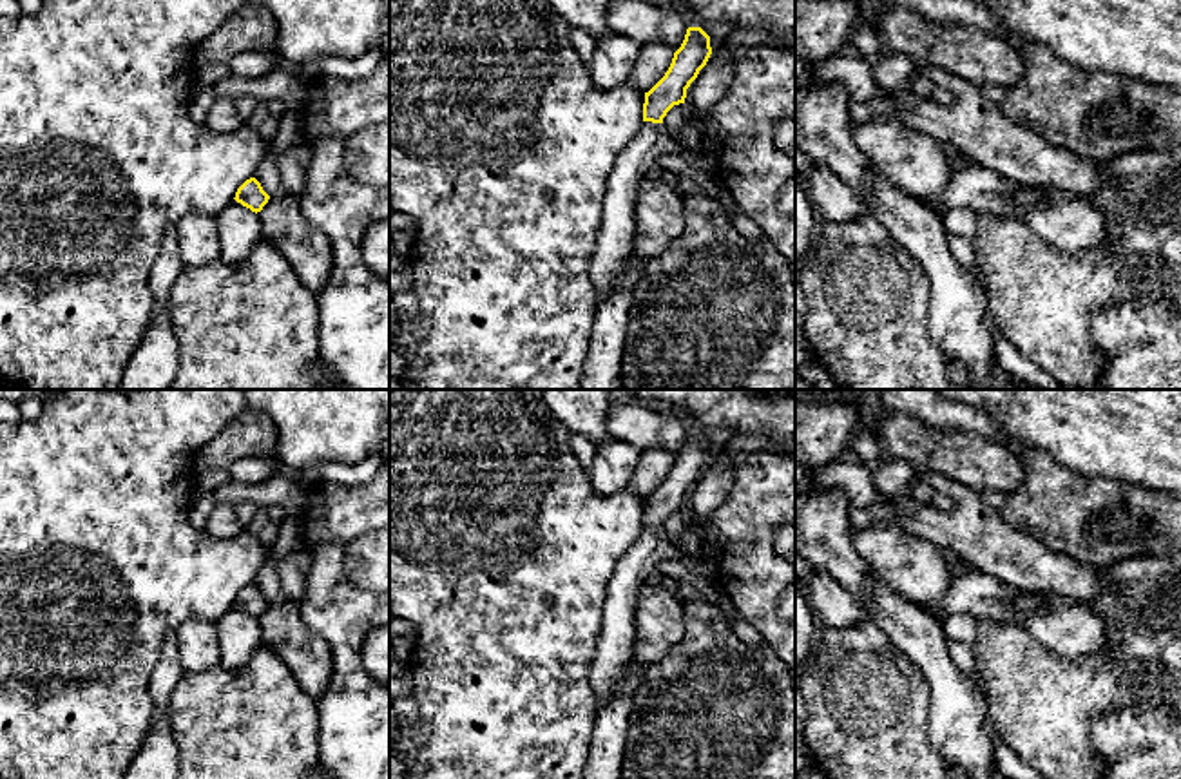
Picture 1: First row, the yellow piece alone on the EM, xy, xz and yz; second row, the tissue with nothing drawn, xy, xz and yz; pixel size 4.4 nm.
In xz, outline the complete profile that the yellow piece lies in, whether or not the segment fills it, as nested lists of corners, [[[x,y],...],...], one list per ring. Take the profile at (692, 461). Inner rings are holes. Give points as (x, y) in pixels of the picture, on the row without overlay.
[[[688,433],[668,476],[645,498],[643,531],[619,558],[603,601],[601,634],[590,663],[590,688],[598,710],[609,703],[625,678],[636,647],[638,598],[659,563],[665,560],[677,562],[692,576],[715,583],[714,567],[677,551],[663,531],[667,518],[674,511],[685,509],[687,495],[706,471],[710,460],[710,442],[701,433]]]

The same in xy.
[[[250,583],[237,594],[234,605],[257,620],[268,609],[270,601],[255,583]]]

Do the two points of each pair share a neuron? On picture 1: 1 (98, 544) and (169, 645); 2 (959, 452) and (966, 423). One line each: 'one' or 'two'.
1: two
2: two

